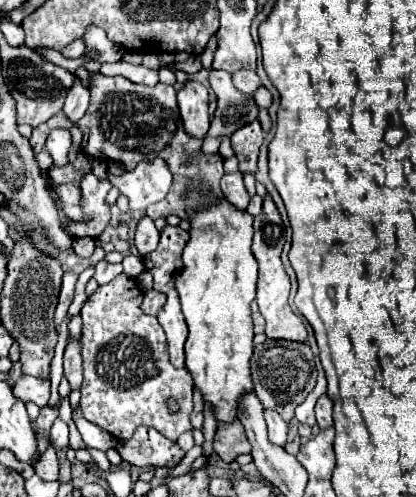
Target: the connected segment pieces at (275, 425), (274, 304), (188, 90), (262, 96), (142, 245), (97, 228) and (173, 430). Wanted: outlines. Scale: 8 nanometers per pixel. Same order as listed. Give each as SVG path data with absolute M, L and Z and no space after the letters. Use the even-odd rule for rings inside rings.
M264 410L264 418L268 424L268 436L274 444L284 446L286 444L286 432L288 432L288 424L280 418L280 414L272 412L272 410Z
M264 198L262 212L254 218L254 242L252 242L252 252L260 264L260 274L258 274L258 294L256 302L260 306L260 312L266 320L266 336L276 338L276 340L296 340L296 342L306 342L306 328L302 320L292 312L288 304L288 294L290 294L290 280L286 276L284 266L282 266L282 246L284 246L284 224L280 218L278 208L274 206L272 198Z
M188 80L182 90L178 90L178 108L186 132L196 138L204 138L210 126L208 90L200 82Z
M260 86L260 88L252 94L252 98L254 98L254 102L256 102L258 106L262 106L262 108L268 108L268 106L272 104L272 94L270 94L264 86Z
M144 216L144 218L138 222L136 240L134 240L140 256L154 252L154 250L156 250L156 244L158 244L158 238L160 238L160 232L156 230L154 220L152 220L150 216Z
M88 172L82 182L80 182L80 206L82 212L88 216L86 220L70 220L68 226L64 228L66 234L70 234L72 238L82 238L82 236L90 236L90 238L98 238L104 228L110 222L110 206L106 204L106 194L110 190L110 182L108 180L98 180L92 172Z
M122 272L112 282L98 286L82 306L80 350L84 384L80 388L80 408L86 420L98 424L118 440L128 440L134 430L144 424L176 442L180 434L192 430L190 412L194 382L188 370L172 368L164 330L154 316L140 310L142 300L144 294L138 282ZM170 398L178 402L178 412L170 412Z

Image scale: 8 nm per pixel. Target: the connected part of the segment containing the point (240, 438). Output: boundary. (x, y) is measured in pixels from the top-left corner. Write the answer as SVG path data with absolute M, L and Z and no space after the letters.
M236 418L234 422L220 422L216 436L214 436L214 452L224 460L230 462L238 454L250 454L252 446L244 434L244 426Z

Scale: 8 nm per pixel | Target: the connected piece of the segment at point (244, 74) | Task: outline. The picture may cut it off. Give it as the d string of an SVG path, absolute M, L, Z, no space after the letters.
M238 70L238 72L234 72L232 74L232 82L244 94L252 94L262 84L254 70Z

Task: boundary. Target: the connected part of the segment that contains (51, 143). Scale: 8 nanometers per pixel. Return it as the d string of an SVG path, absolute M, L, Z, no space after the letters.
M66 128L52 130L46 140L46 150L50 152L54 166L68 164L68 152L70 152L70 132Z

